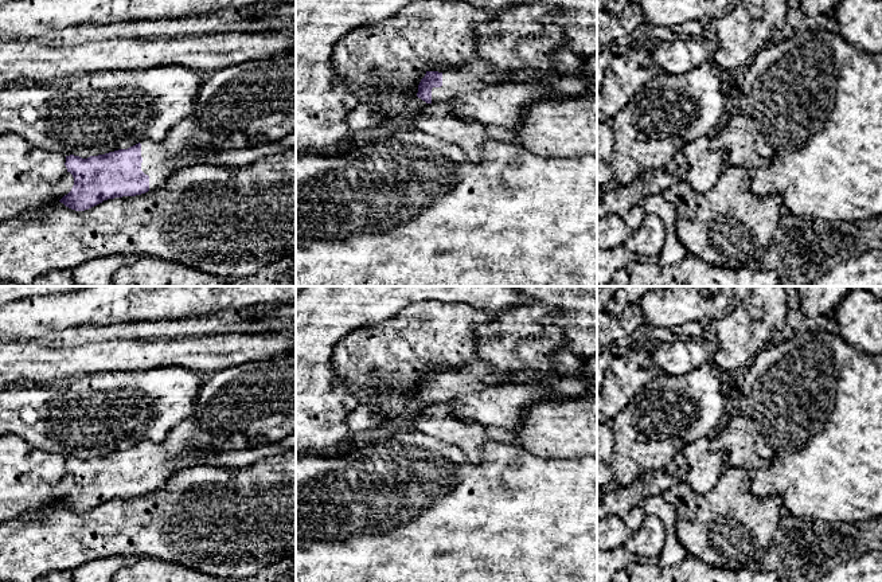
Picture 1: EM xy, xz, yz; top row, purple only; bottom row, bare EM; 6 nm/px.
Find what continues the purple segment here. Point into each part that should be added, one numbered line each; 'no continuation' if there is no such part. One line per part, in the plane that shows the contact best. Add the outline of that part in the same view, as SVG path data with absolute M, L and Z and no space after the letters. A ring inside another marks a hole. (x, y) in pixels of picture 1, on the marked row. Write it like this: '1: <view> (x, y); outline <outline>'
1: xy (186, 141); outline M194 116L172 126L161 141L143 140L141 171L149 176L149 191L160 188L176 171L194 165L196 159L207 153L220 153L234 149L247 149L262 144L246 133L211 133L199 128Z

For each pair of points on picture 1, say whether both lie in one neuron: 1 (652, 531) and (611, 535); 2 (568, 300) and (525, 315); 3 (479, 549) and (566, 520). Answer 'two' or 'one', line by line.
1: two
2: two
3: one

